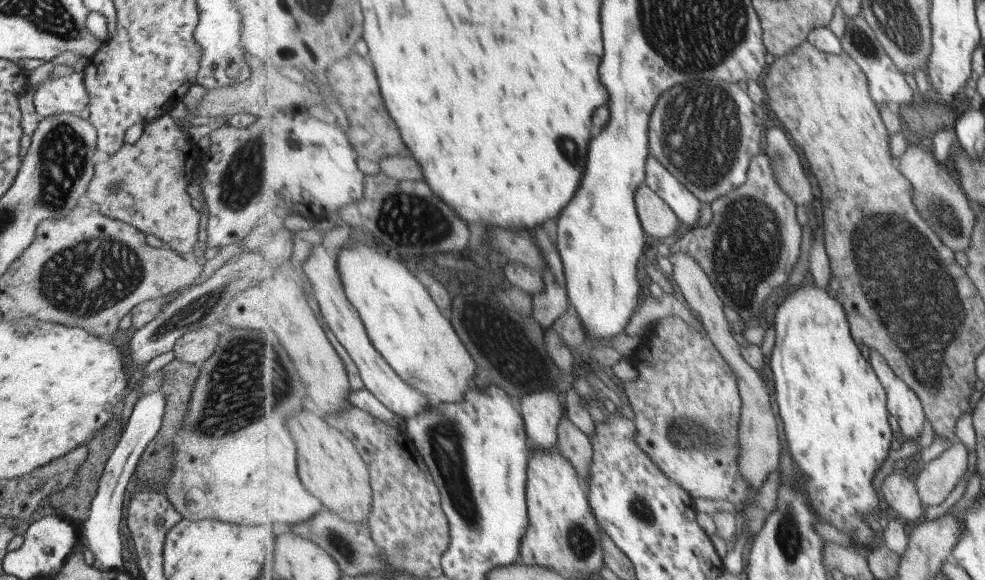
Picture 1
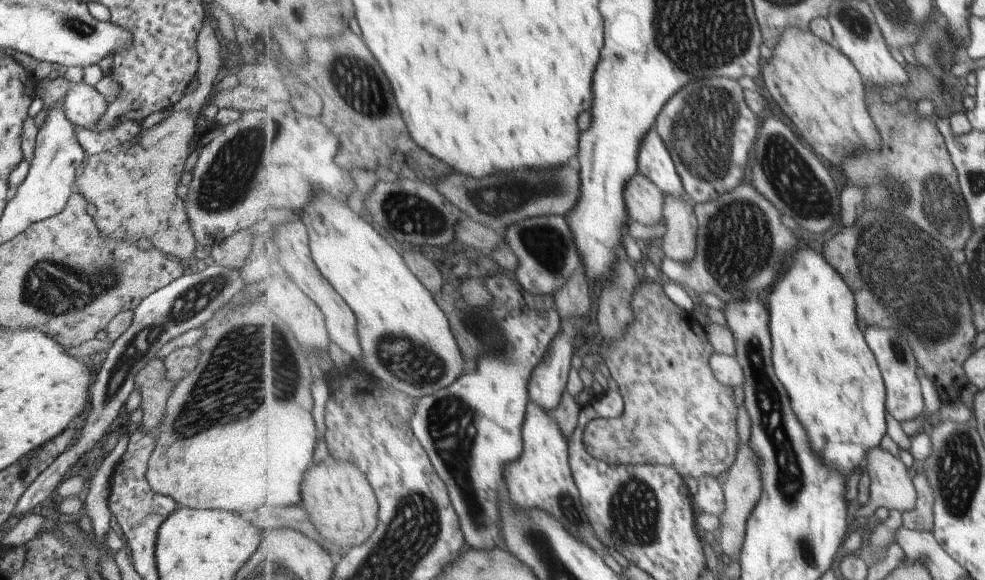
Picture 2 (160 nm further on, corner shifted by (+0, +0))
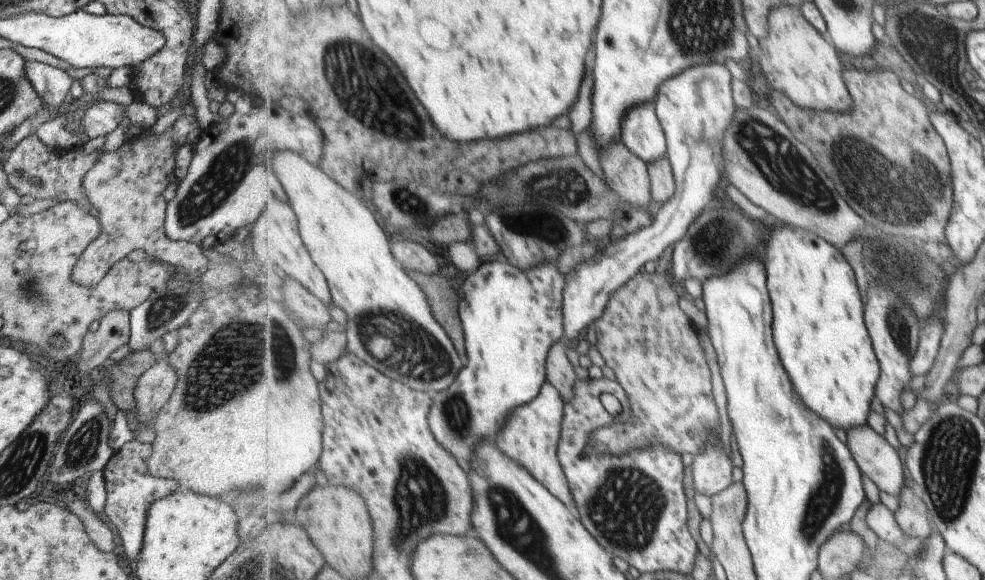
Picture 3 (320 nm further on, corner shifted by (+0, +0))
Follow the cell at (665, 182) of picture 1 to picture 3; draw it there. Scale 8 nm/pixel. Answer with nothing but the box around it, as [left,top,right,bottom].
[622,101,668,166]

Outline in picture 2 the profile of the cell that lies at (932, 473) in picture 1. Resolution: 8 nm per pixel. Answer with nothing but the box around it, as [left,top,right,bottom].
[902,472,933,531]

